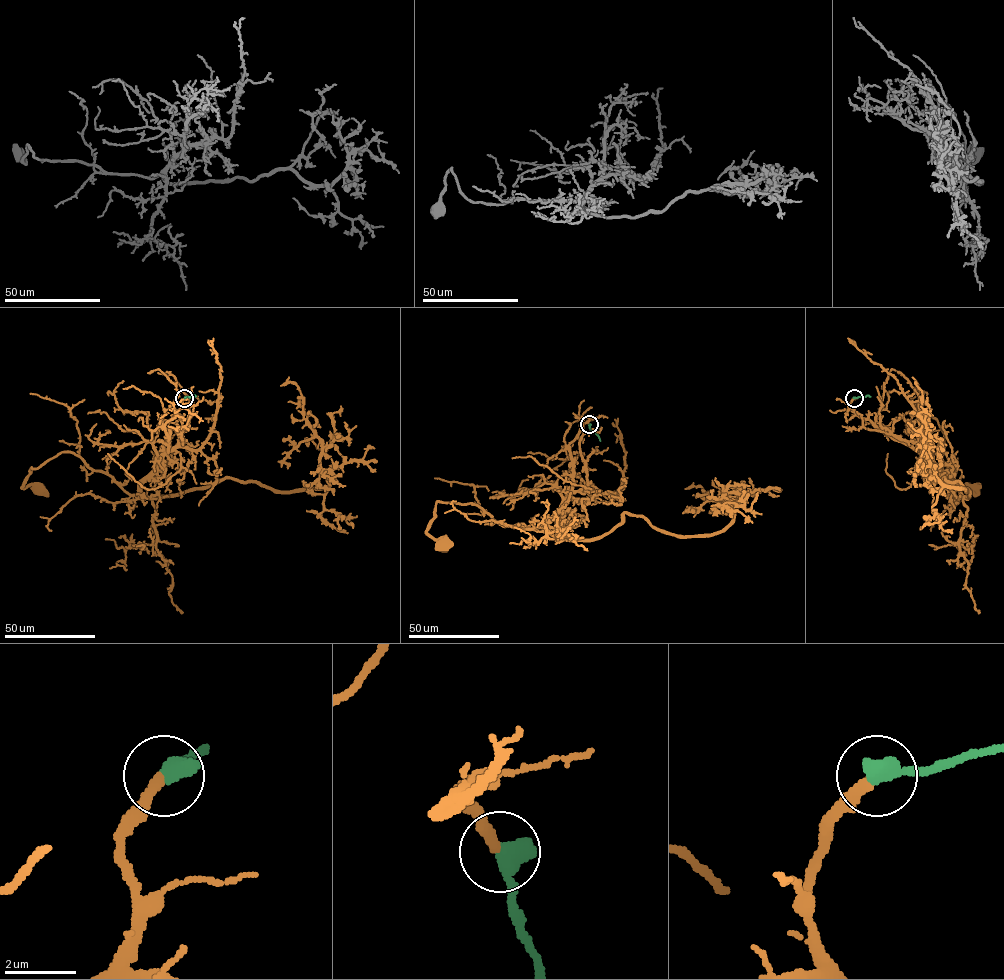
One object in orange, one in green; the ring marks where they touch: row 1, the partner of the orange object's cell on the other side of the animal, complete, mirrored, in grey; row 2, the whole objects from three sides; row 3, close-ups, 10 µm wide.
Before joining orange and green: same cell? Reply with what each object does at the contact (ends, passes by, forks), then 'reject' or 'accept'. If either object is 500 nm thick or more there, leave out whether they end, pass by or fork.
accept

